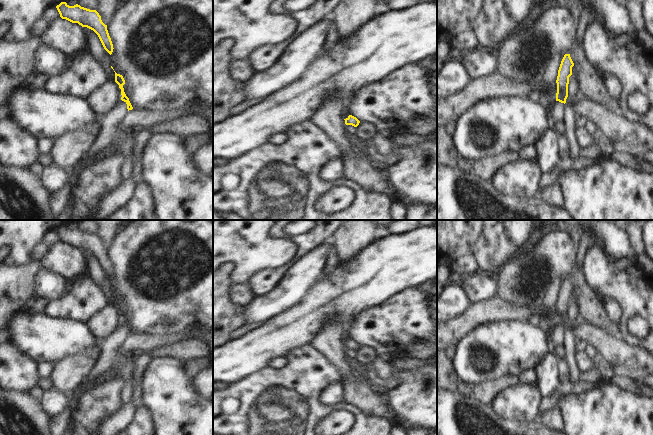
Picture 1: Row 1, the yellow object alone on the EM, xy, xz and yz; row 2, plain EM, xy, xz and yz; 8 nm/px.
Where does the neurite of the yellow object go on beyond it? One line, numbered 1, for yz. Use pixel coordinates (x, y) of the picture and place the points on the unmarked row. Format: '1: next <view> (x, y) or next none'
1: next yz (556, 335)

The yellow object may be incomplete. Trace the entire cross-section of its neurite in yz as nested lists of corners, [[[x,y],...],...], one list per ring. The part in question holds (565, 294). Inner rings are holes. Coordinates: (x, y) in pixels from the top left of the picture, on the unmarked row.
[[[565,278],[561,285],[556,304],[556,324],[551,330],[548,331],[551,351],[554,351],[554,347],[557,344],[564,344],[564,331],[568,321],[569,301],[572,299],[573,290],[574,287],[570,281],[570,278]]]

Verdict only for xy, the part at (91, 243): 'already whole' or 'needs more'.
already whole

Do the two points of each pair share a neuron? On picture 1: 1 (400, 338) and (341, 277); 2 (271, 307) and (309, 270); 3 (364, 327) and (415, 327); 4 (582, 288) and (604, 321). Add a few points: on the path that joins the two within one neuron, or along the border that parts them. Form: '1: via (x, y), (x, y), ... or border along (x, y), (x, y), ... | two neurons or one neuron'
1: border along (391, 296), (378, 304), (355, 312), (349, 318) | two neurons
2: via (280, 298), (300, 279) | one neuron
3: via (377, 327), (402, 327) | one neuron
4: via (586, 296), (589, 305), (596, 313) | one neuron

